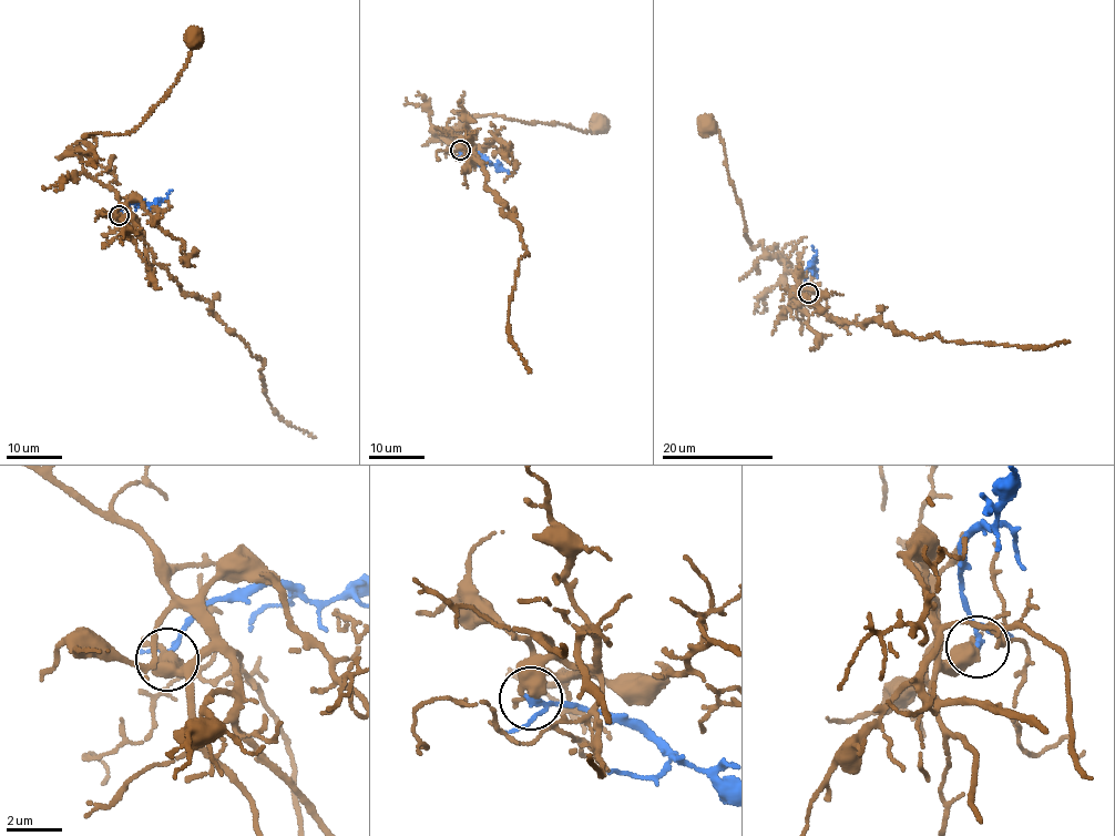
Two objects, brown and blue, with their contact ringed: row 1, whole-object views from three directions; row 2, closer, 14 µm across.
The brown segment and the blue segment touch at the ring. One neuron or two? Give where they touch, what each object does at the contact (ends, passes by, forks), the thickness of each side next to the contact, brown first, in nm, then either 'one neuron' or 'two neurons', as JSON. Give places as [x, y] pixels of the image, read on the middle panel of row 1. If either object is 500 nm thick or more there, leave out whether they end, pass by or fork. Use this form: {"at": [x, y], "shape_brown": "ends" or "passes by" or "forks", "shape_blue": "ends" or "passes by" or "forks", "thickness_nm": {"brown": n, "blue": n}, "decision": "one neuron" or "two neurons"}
{"at": [460, 150], "thickness_nm": {"brown": 700, "blue": 150}, "decision": "one neuron"}

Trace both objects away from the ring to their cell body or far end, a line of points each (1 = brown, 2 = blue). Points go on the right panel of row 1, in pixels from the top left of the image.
1: (807, 293), (801, 296), (785, 262), (744, 234), (723, 140), (707, 124)
2: (808, 293), (804, 276), (816, 254), (812, 245)

